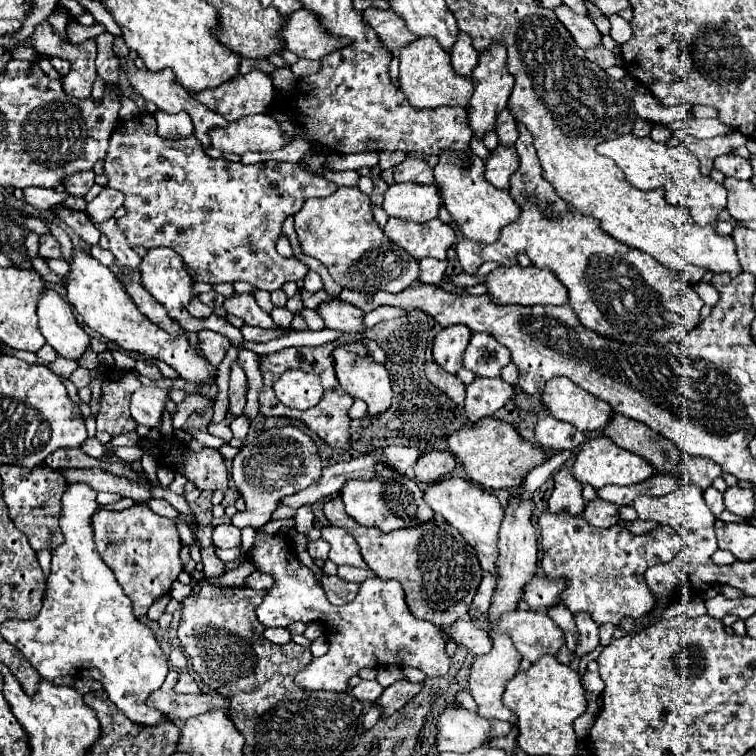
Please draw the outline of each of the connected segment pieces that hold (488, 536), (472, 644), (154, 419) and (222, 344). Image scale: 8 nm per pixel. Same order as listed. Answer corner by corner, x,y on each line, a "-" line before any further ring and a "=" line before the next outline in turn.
449,477
449,479
437,481
433,485
427,485
423,489
423,493
425,493
427,505
437,515
445,517
445,521
449,525
453,525
463,535
463,539
475,549
475,555
477,555
483,571
491,571
497,577
497,567
495,567
497,535
499,535
499,527
503,521
503,509
499,505
499,499
493,493
489,493
489,491
485,491
485,489
477,487
475,483
461,479
461,477
=
459,619
451,627
443,629
441,633
447,643
455,641
457,645
463,645
473,655
483,655
491,647
489,635
485,635
483,629
477,629
473,623
469,623
469,619
=
141,385
131,395
131,417
139,425
155,427
161,421
165,399
167,399
167,389
157,385
=
199,331
199,349
205,357
209,357
211,363
221,363
227,349
231,347
229,339
221,333
215,333
215,331

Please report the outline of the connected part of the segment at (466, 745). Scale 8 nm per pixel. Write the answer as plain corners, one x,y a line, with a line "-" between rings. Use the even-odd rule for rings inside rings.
451,705
439,715
437,729
437,751
465,753
481,747
491,737
509,733
511,725
487,721
461,705

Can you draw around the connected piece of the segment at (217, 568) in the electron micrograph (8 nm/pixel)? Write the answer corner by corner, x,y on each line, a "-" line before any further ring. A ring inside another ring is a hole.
213,545
205,547
205,549
201,549
201,553
203,553
203,573
205,573
205,577
211,577
211,579
219,577
223,573
223,561
215,555
215,547

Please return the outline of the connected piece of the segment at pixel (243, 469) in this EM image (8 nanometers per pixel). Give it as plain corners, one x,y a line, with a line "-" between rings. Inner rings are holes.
277,427
269,431
261,431
255,439
245,445
237,457
233,459
233,481
235,489
243,495
247,509
237,511
233,515
233,525
261,529
261,525
269,523
273,511
277,509
277,501
287,495
299,493
309,487
313,481
321,477
321,459
317,455
317,447
309,435
305,435
297,427

